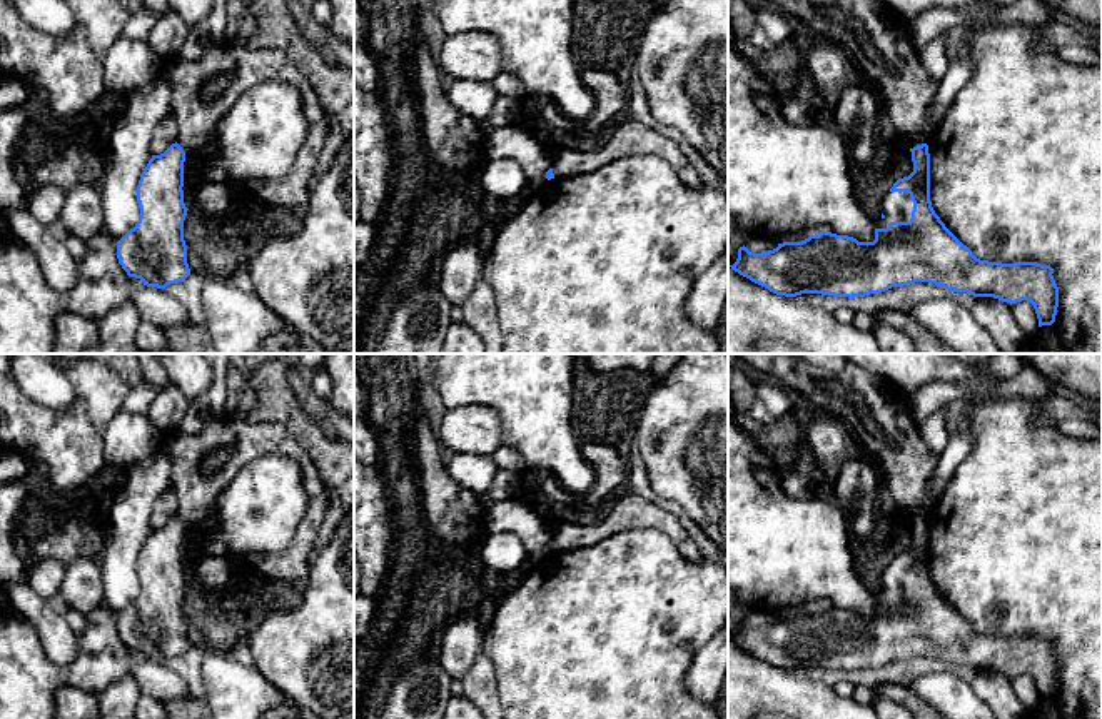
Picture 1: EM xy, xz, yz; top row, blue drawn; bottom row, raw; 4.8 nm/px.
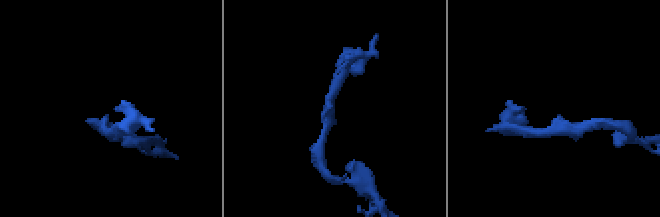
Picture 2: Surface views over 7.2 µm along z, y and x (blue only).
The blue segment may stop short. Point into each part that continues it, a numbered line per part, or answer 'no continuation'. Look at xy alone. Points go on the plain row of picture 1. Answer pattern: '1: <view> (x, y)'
no continuation

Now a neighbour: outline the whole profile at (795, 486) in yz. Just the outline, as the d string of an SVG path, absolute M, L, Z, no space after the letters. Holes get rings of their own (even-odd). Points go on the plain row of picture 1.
M793 474L781 479L781 487L785 494L791 499L811 497L810 480L805 475Z

